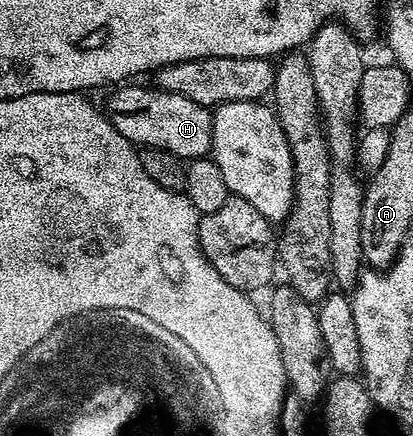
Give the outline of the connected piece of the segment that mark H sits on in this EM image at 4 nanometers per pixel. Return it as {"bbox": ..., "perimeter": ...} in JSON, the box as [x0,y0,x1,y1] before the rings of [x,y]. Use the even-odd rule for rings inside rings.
{"bbox":[103,84,213,160],"perimeter":[[[121,84],[112,91],[109,103],[103,106],[109,123],[121,133],[128,142],[138,148],[150,146],[171,151],[182,160],[204,158],[212,151],[211,132],[213,131],[213,110],[203,104],[195,104],[195,100],[187,100],[187,96],[179,96],[175,92],[167,92],[156,85],[133,86],[137,84]]]}

